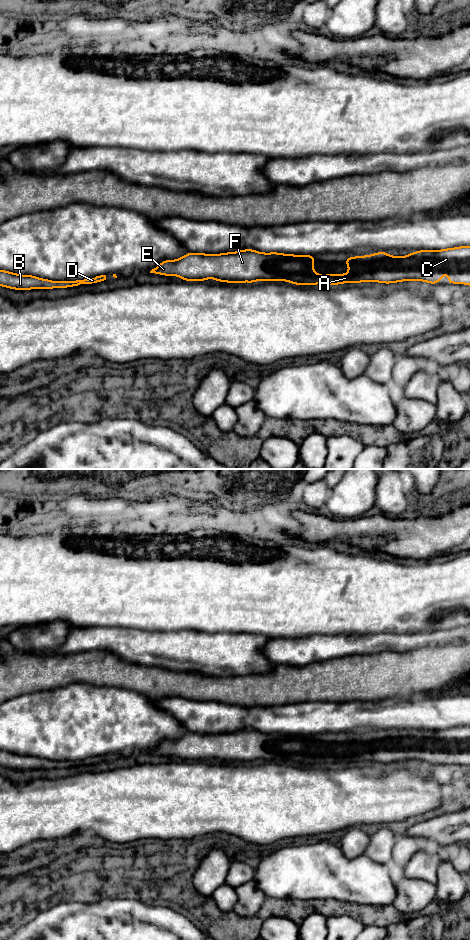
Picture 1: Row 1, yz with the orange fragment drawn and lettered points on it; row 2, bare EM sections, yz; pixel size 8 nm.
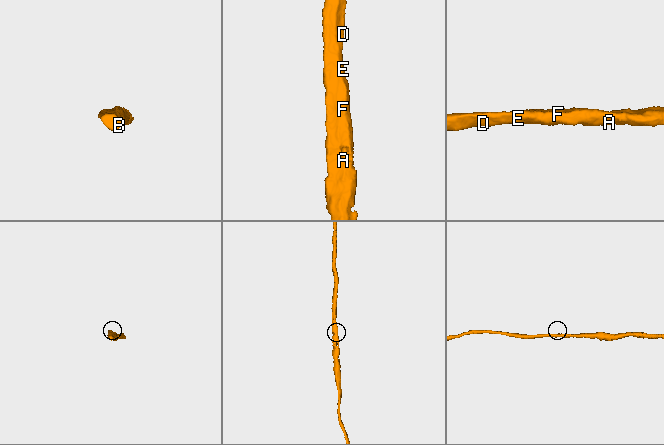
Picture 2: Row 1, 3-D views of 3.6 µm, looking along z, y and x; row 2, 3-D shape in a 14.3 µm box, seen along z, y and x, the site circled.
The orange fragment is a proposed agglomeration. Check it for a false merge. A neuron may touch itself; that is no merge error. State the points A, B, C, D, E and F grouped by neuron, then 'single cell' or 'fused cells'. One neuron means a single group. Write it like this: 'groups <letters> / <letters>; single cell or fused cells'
groups A B C D E F; single cell

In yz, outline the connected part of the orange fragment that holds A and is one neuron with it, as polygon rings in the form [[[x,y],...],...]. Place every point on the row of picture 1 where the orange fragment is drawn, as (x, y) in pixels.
[[[459,246],[455,248],[447,248],[442,250],[418,250],[411,252],[407,256],[391,256],[385,251],[377,252],[365,256],[349,256],[343,264],[346,264],[350,270],[347,274],[319,275],[313,269],[312,264],[316,262],[314,255],[294,255],[283,254],[278,252],[263,253],[253,249],[244,249],[236,252],[225,252],[221,254],[205,254],[205,253],[187,253],[176,260],[163,260],[150,273],[165,276],[178,276],[183,281],[206,281],[209,278],[215,279],[217,282],[227,283],[256,283],[258,280],[277,281],[283,280],[291,282],[293,285],[340,285],[344,283],[362,283],[362,282],[379,282],[384,284],[397,283],[402,281],[423,281],[436,285],[442,279],[445,271],[448,272],[448,284],[465,284],[470,286],[470,246]]]

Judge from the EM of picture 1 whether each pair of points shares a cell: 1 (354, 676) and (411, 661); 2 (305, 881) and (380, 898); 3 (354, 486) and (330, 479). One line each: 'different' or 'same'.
1: same
2: same
3: different

